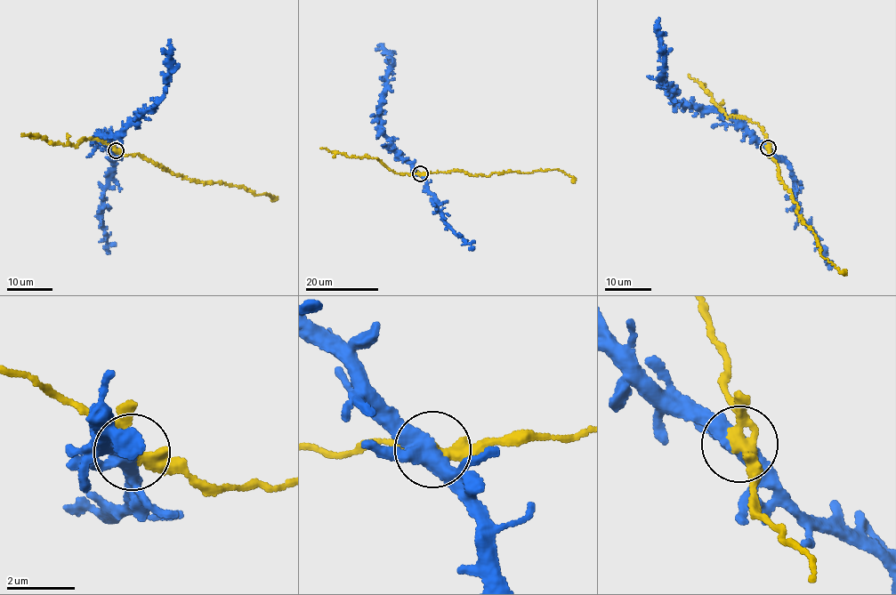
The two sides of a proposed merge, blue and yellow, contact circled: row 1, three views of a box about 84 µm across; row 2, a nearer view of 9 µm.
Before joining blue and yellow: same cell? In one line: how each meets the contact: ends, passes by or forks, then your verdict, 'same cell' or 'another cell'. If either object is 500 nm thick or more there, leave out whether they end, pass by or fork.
blue forks; yellow forks; another cell

